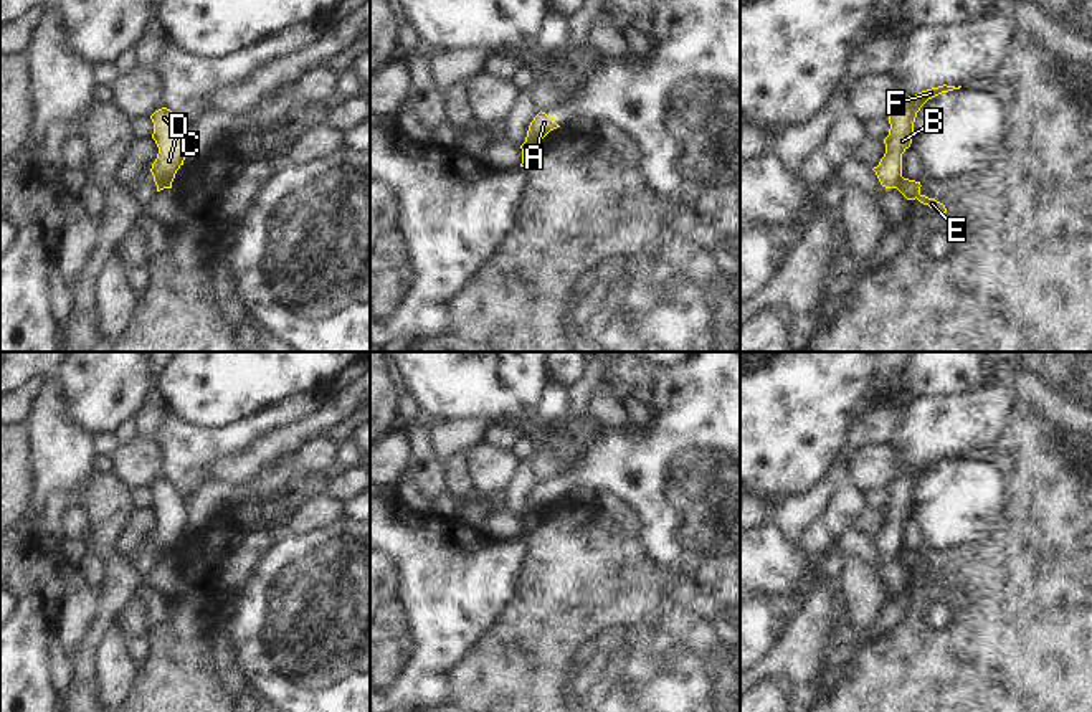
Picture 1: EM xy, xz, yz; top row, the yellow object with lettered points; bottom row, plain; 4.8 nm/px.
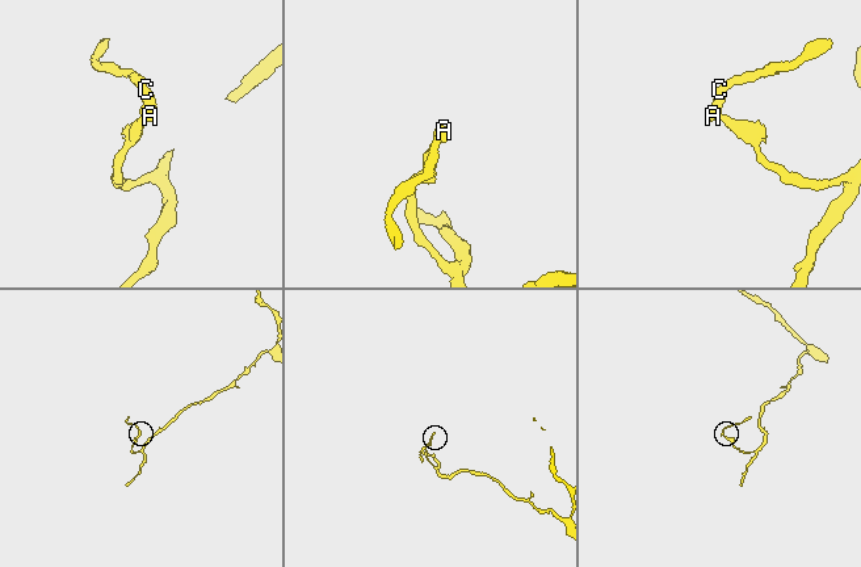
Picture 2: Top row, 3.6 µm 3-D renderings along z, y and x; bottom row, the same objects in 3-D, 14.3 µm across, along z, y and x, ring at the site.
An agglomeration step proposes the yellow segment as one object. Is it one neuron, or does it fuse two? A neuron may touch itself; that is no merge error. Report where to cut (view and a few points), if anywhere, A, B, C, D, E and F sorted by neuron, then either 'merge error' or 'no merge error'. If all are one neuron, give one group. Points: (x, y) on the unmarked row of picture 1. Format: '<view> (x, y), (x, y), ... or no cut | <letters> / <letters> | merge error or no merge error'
xz (526, 509), (537, 512) | A B C D F / E | merge error

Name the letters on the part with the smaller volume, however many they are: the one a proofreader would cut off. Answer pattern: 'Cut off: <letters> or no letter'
Cut off: A, B, C, D, F

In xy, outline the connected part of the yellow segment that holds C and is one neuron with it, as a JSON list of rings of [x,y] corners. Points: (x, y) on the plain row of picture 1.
[[[167,477],[155,481],[150,489],[154,492],[152,509],[159,517],[159,524],[150,542],[155,555],[172,558],[175,543],[183,535],[188,520],[188,501],[185,499],[185,494]]]

